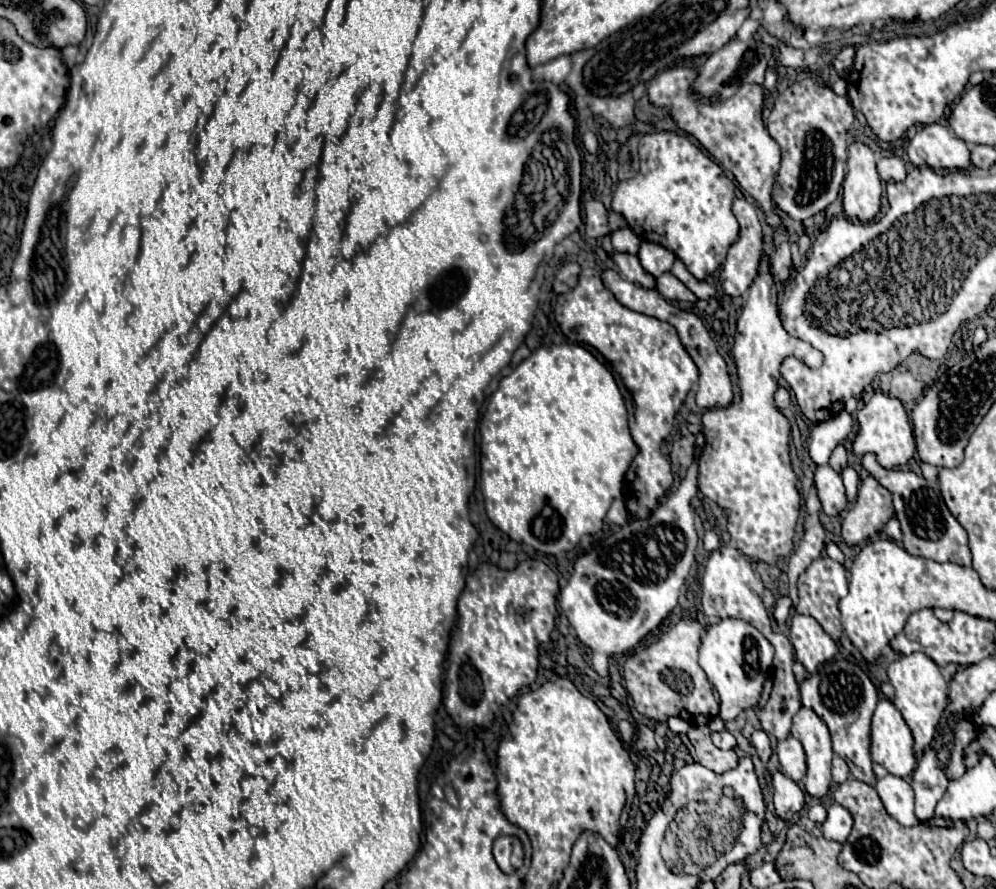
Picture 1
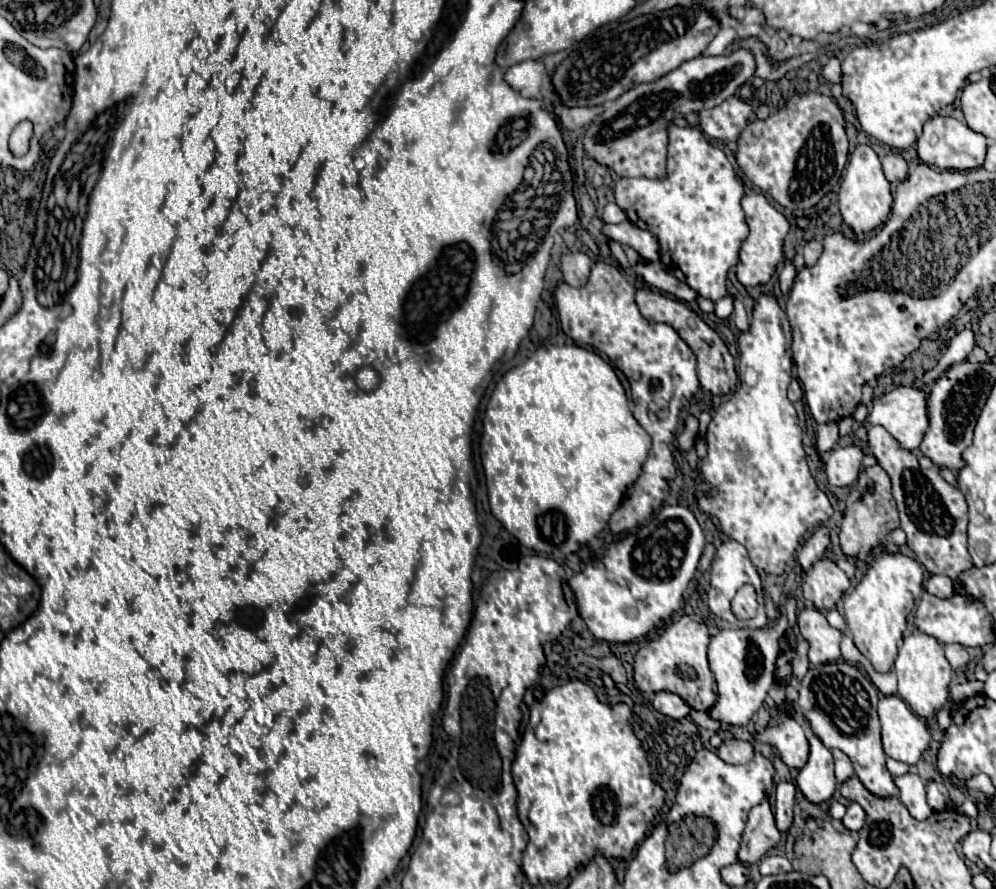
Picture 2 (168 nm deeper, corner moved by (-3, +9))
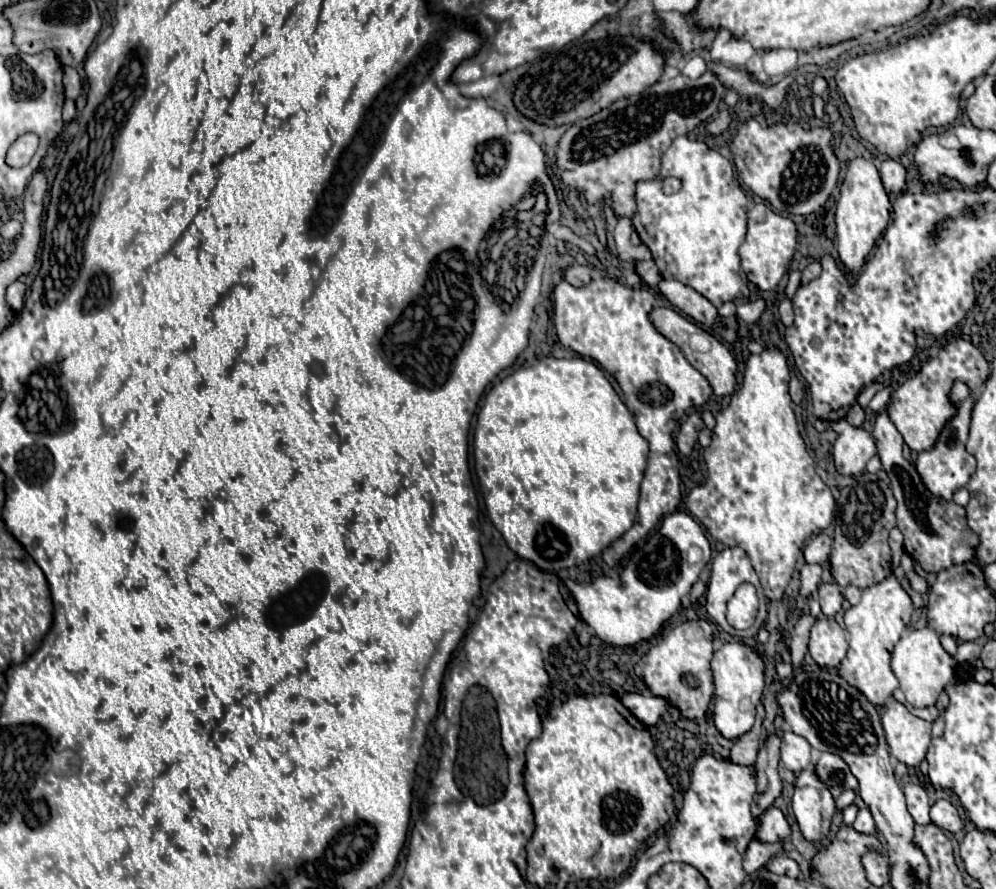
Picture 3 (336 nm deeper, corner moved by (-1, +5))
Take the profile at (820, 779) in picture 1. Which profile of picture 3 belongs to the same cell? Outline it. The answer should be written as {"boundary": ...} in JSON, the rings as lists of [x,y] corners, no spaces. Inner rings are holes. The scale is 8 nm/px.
{"boundary":[[[802,771],[798,775],[792,809],[804,839],[822,841],[828,835],[836,807],[832,795],[814,771]]]}

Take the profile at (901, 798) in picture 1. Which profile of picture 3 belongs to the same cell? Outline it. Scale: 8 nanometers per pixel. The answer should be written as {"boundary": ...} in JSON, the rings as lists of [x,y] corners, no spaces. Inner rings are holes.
{"boundary":[[[906,783],[904,785],[904,795],[906,795],[908,811],[914,817],[914,821],[920,823],[920,825],[930,823],[930,801],[928,801],[926,791],[920,785]]]}

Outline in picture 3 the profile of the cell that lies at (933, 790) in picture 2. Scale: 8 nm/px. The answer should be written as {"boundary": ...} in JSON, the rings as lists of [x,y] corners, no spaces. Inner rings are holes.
{"boundary":[[[940,799],[932,805],[930,817],[932,817],[934,825],[938,825],[938,827],[950,831],[950,833],[958,833],[958,831],[964,829],[964,821],[960,819],[956,807],[946,799]]]}

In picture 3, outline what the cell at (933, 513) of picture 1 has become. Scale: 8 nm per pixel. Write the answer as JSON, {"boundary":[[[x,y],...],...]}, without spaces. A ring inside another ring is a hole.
{"boundary":[[[886,411],[878,413],[872,435],[876,437],[878,457],[882,459],[882,467],[892,481],[892,491],[898,501],[896,519],[898,519],[898,527],[904,535],[906,553],[928,573],[940,573],[946,567],[970,561],[974,557],[980,541],[974,535],[974,531],[968,531],[968,523],[964,527],[964,507],[956,505],[954,501],[940,503],[938,497],[932,497],[932,493],[928,493],[928,489],[924,489],[920,475],[912,467],[912,463],[908,463],[902,455],[904,439],[902,439],[900,431],[896,429],[896,425],[890,421]]]}

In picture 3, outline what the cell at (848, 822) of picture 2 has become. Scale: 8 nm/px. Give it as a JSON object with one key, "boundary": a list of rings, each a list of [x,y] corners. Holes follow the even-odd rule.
{"boundary":[[[856,799],[856,803],[858,803],[858,807],[860,807],[860,811],[858,811],[858,817],[856,817],[856,821],[854,821],[854,829],[856,831],[860,831],[860,833],[870,833],[870,835],[876,835],[876,823],[874,823],[874,817],[872,817],[872,813],[870,813],[870,809],[860,801],[860,799]]]}

